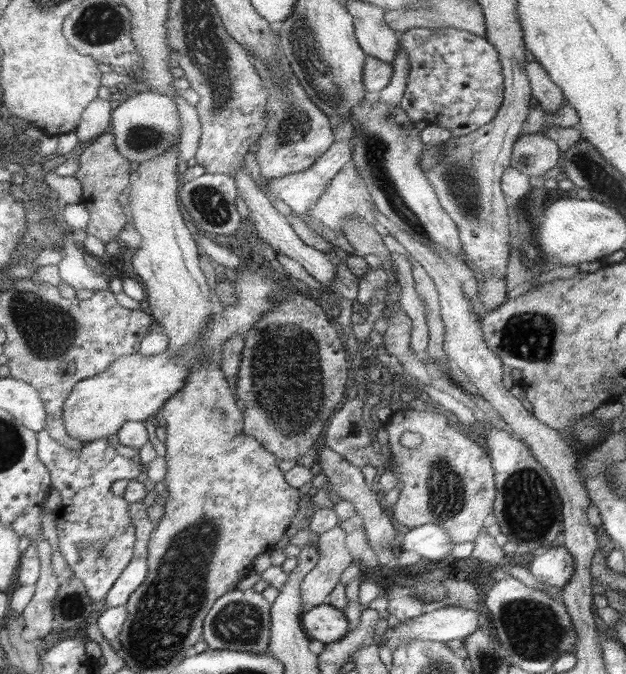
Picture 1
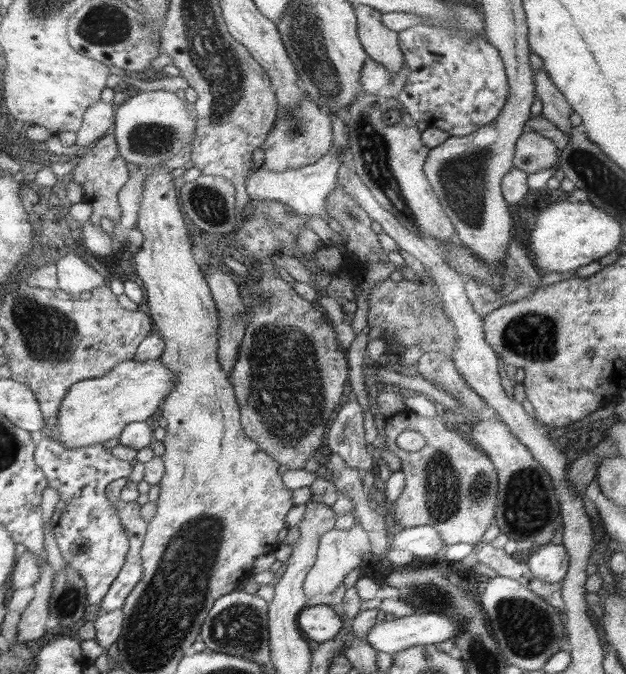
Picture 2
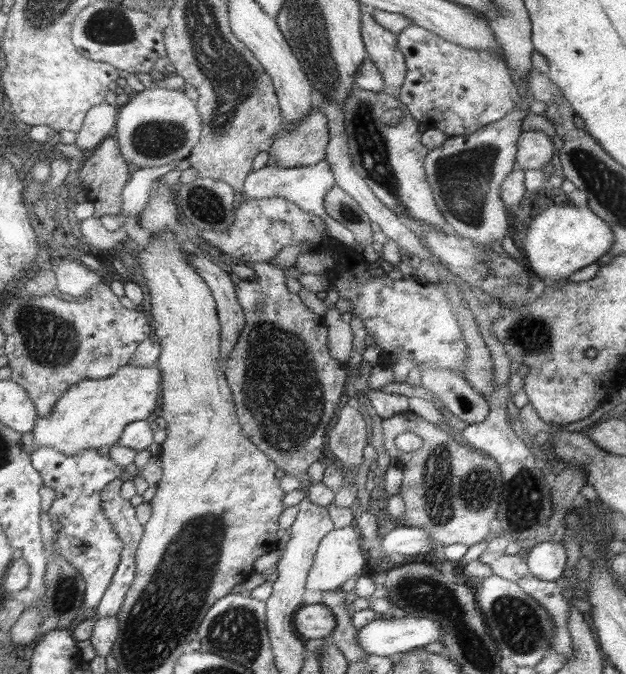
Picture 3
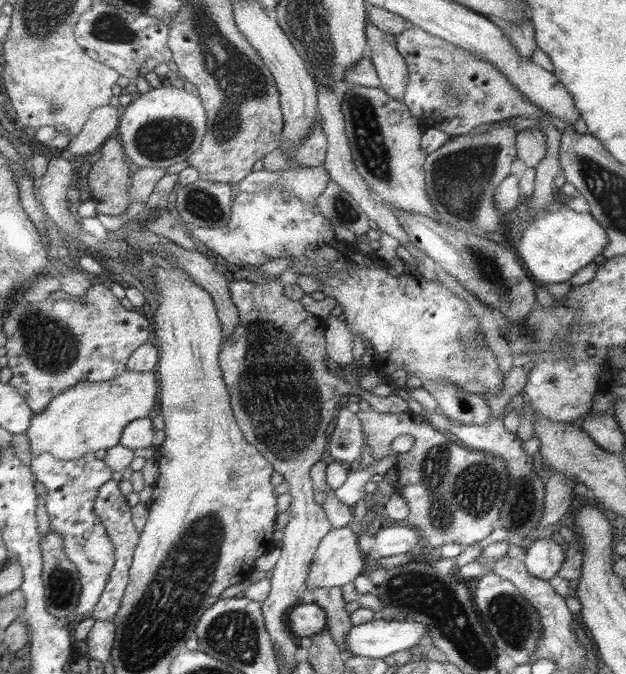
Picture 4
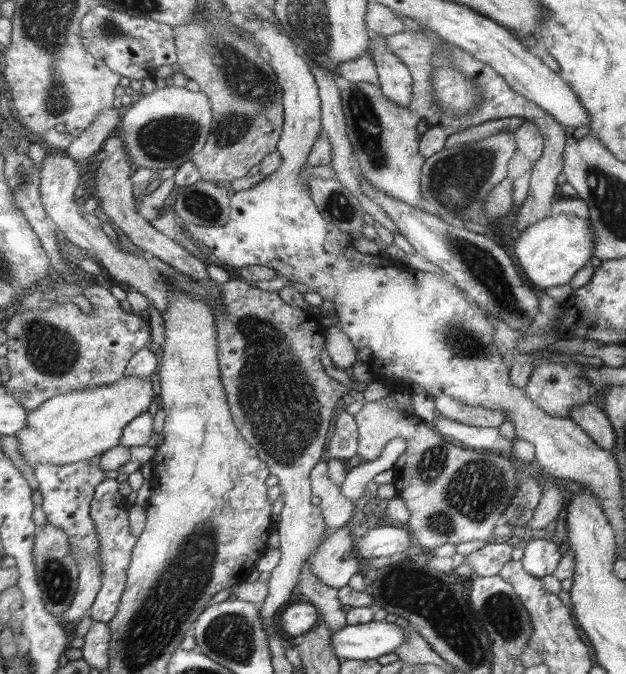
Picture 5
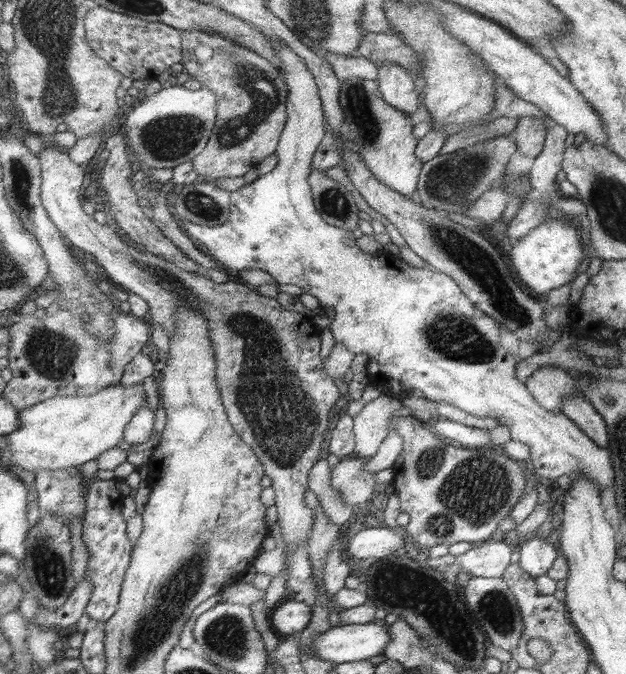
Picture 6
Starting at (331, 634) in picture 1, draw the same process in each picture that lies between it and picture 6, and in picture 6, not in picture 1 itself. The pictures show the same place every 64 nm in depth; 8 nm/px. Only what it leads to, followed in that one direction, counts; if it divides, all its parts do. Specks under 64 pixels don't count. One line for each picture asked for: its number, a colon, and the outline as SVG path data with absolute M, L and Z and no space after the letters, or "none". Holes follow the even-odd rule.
2: M323 604L323 606L313 606L307 608L301 614L299 626L303 628L305 636L317 644L335 640L339 632L343 632L345 620L341 620L341 610L333 608L331 604Z
3: M313 604L313 606L299 608L297 618L295 618L295 626L307 642L309 640L323 640L325 642L337 630L339 620L327 604Z
4: M299 604L289 616L289 626L297 638L313 638L329 630L329 612L319 604Z
5: M297 602L289 608L285 608L279 626L285 630L285 634L289 634L289 638L299 640L307 634L313 632L313 628L319 626L319 620L323 618L323 614L319 612L319 608L315 604L309 602Z
6: M287 602L281 604L271 614L273 626L279 630L283 638L305 632L311 626L311 618L313 618L313 606L307 602Z

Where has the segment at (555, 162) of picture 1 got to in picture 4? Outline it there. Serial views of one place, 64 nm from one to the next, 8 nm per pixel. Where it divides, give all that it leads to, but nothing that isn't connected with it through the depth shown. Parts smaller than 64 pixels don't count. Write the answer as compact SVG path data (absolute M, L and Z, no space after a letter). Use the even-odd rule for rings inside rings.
M539 128L523 130L517 134L517 160L525 168L535 170L537 164L541 164L541 160L545 160L547 150L549 150L547 138Z

